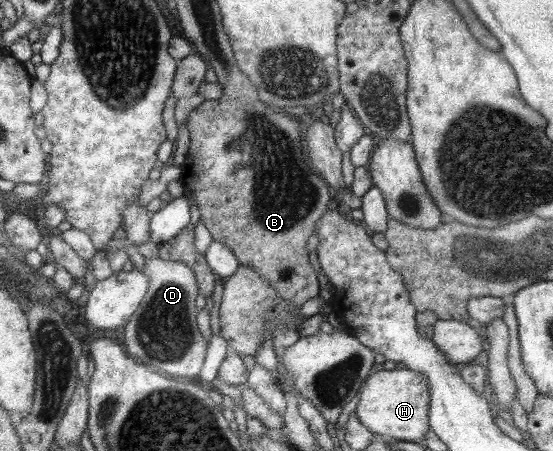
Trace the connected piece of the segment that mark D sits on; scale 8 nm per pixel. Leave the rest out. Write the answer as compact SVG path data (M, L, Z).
M149 258L143 262L143 275L147 277L147 290L143 294L141 304L134 310L133 316L127 324L120 329L125 330L123 344L127 346L127 354L139 358L145 365L159 368L169 376L193 378L197 376L203 366L203 354L205 354L205 342L197 332L195 326L195 296L197 296L197 284L195 284L194 271L187 264L177 260L163 260L161 258Z

